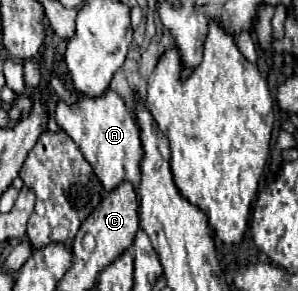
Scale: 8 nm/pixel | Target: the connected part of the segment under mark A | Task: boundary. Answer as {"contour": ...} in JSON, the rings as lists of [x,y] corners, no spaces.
{"contour":[[[107,90],[99,98],[85,98],[77,96],[75,106],[67,106],[61,100],[55,106],[55,120],[61,130],[81,148],[85,160],[93,166],[97,180],[101,182],[105,192],[111,192],[121,182],[131,182],[135,190],[141,182],[141,160],[145,156],[139,140],[139,128],[127,110],[125,102],[115,90]]]}

